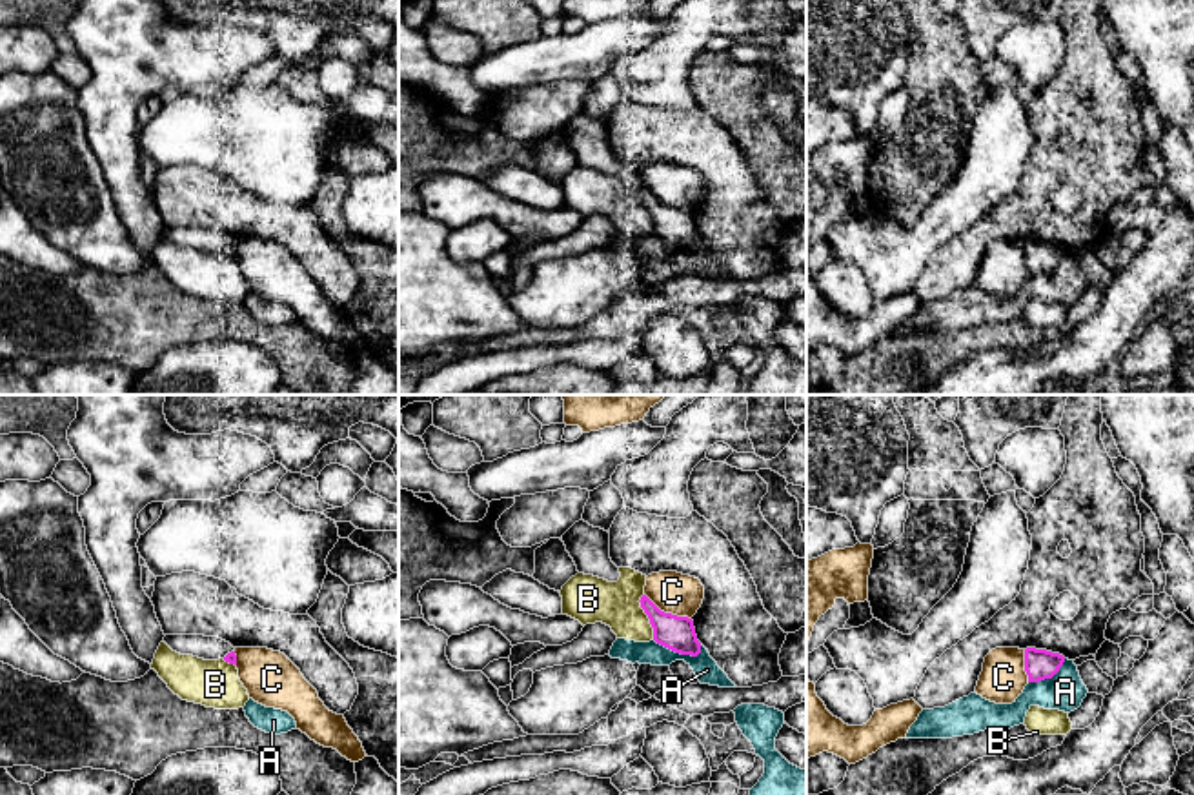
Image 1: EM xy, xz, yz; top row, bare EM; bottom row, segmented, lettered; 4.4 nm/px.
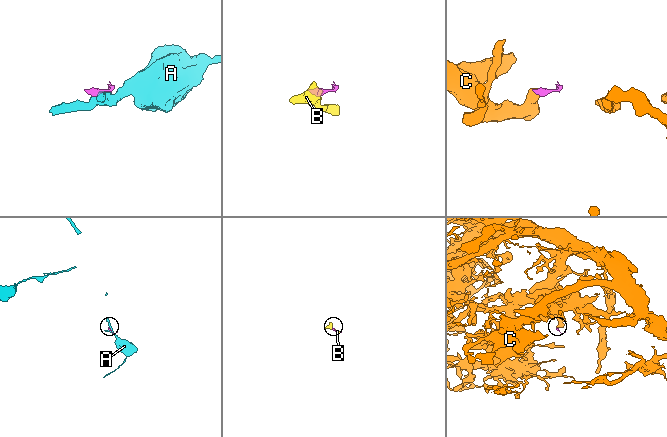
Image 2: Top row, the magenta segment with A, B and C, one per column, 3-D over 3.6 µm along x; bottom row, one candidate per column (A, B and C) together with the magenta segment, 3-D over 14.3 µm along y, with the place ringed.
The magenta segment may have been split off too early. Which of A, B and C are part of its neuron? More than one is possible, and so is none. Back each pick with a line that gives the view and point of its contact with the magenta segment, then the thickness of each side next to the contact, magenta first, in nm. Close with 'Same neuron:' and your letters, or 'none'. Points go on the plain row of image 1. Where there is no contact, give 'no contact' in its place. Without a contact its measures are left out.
Same neuron: none

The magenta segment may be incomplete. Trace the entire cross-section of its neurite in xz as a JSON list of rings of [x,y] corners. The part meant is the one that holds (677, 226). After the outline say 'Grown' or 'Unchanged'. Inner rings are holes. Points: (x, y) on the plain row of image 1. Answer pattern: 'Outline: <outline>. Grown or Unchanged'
Outline: [[[646,187],[639,195],[650,211],[657,236],[681,247],[697,249],[701,246],[692,211],[661,204]]]. Unchanged

